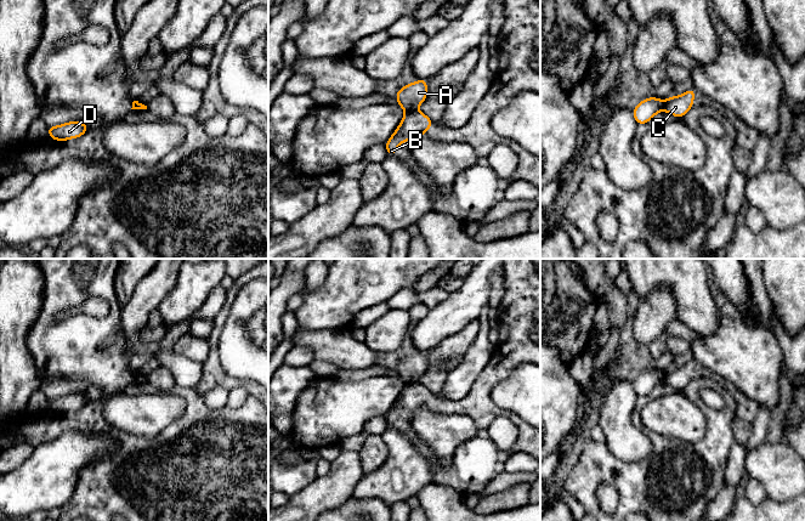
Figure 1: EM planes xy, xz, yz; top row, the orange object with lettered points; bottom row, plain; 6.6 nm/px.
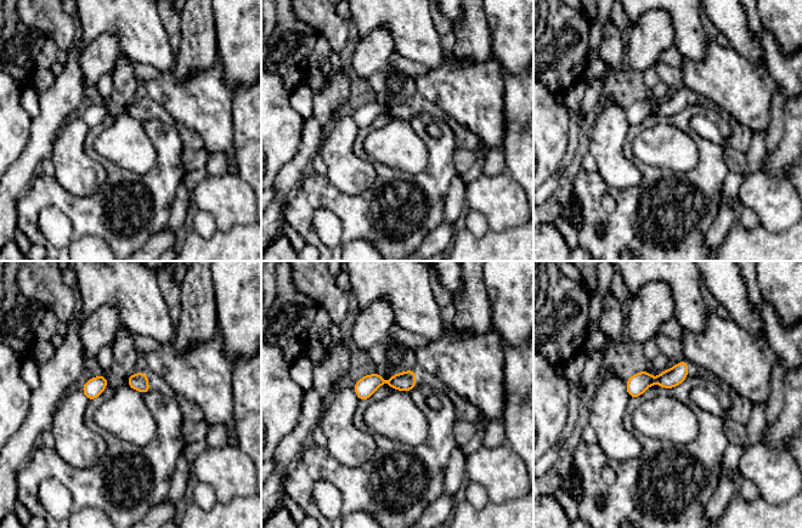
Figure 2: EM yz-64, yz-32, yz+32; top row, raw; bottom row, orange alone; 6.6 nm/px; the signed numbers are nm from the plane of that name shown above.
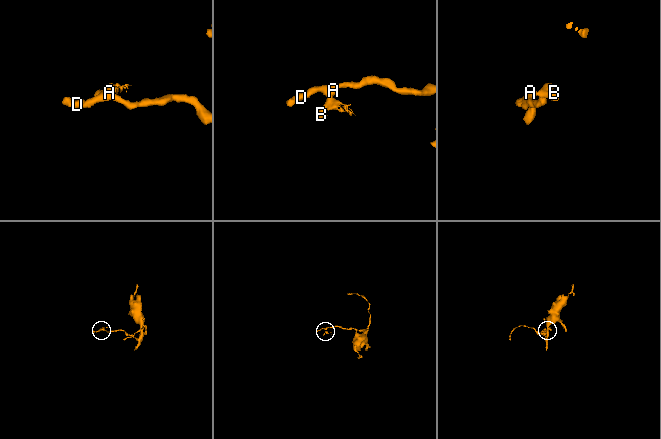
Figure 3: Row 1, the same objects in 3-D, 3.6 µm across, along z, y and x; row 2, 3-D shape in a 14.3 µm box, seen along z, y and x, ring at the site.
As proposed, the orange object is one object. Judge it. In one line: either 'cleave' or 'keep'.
cleave

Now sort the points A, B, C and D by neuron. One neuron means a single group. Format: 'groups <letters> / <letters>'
groups A D / B C

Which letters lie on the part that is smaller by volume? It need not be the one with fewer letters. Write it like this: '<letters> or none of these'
B, C

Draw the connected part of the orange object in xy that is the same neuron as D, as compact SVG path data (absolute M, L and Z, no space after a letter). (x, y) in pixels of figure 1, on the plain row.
M69 393L57 398L47 398L49 409L56 413L67 413L83 408L90 398L80 393Z

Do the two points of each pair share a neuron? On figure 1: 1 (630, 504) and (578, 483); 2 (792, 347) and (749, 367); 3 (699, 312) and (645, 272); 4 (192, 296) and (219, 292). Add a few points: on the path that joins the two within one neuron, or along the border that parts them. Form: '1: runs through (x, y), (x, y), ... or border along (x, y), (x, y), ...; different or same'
1: runs through (630, 485), (630, 480), (616, 465), (597, 471); same
2: border along (770, 326), (782, 352), (783, 363); different
3: runs through (691, 298), (665, 272), (659, 272); same
4: border along (221, 283), (209, 294), (192, 317); different

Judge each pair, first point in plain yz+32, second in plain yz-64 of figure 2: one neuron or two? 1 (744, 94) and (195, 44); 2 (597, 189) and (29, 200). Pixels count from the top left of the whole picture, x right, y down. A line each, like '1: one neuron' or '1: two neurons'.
1: two neurons
2: one neuron

